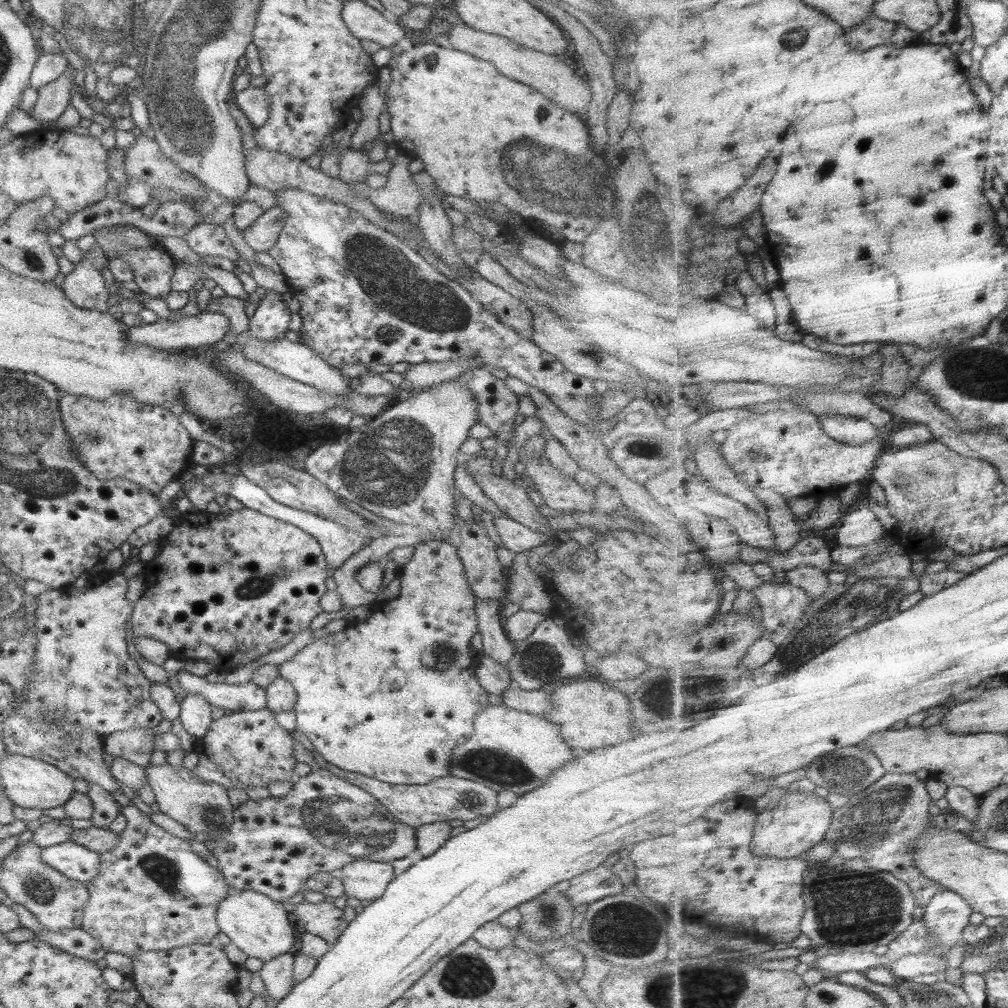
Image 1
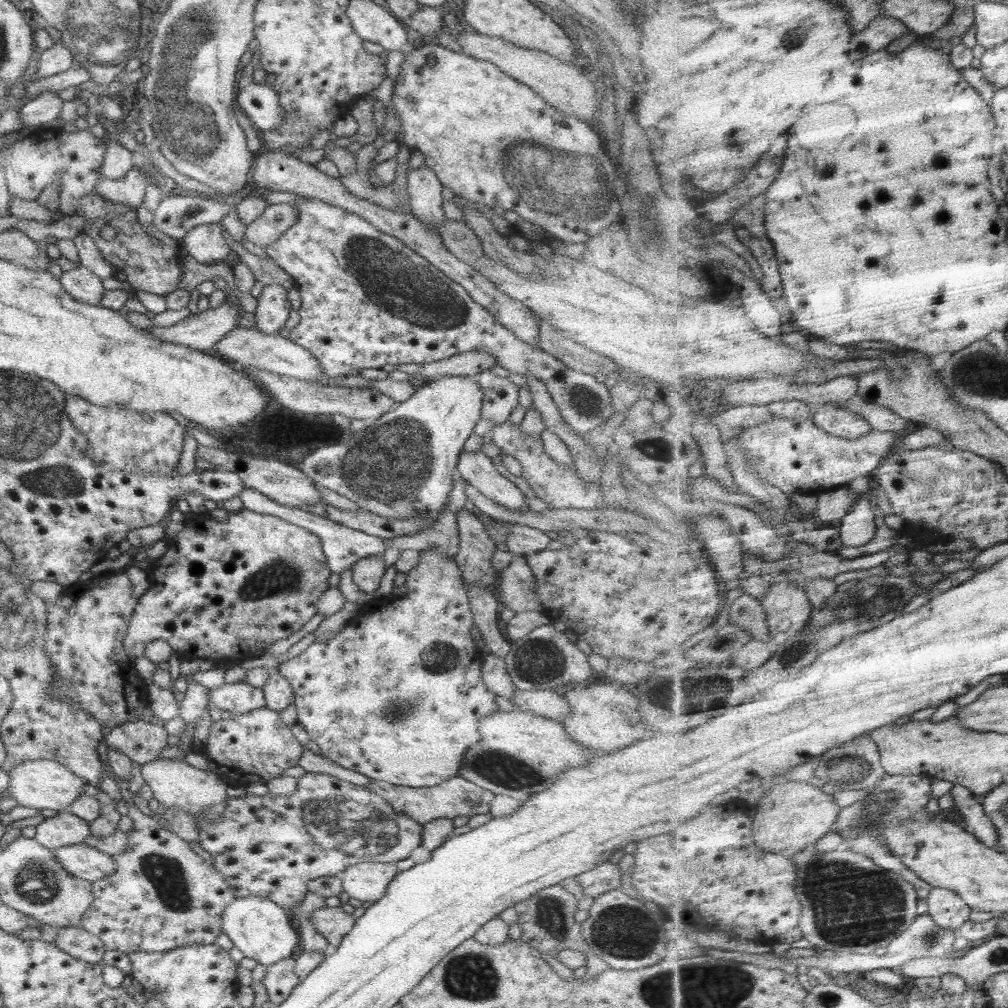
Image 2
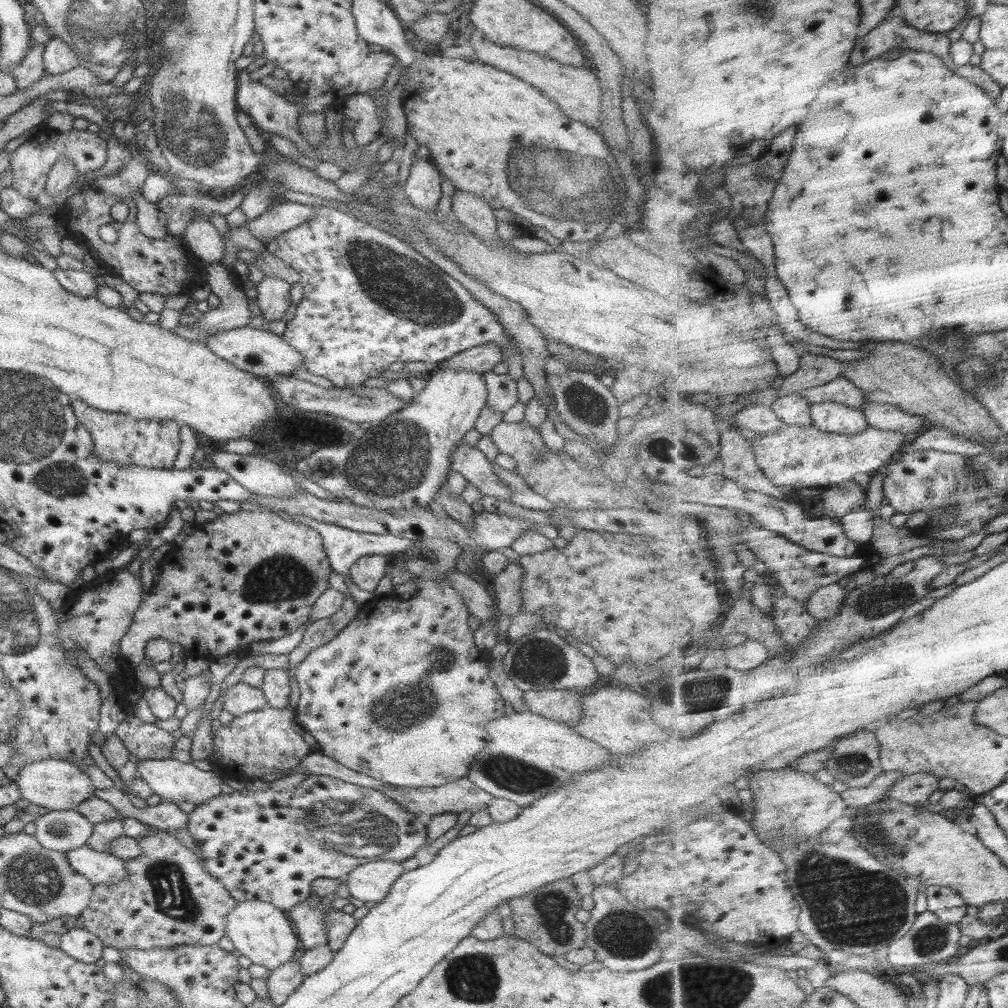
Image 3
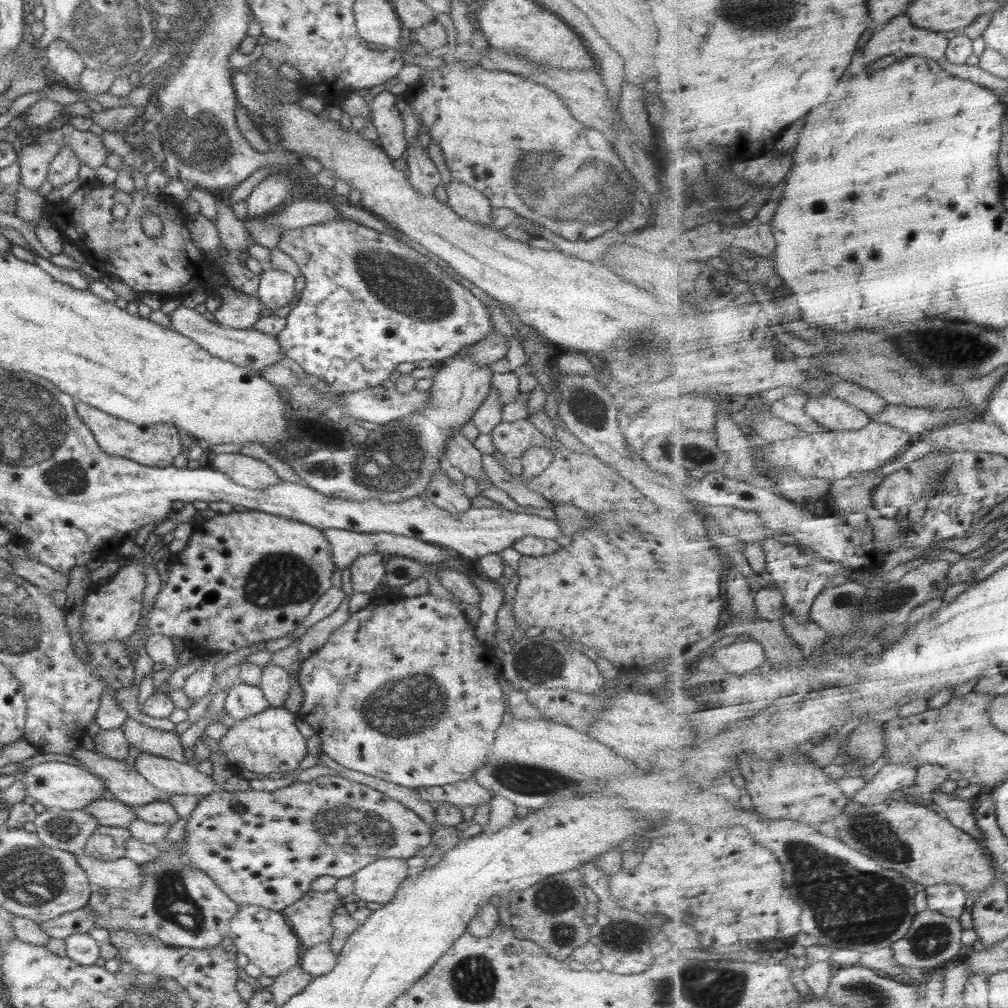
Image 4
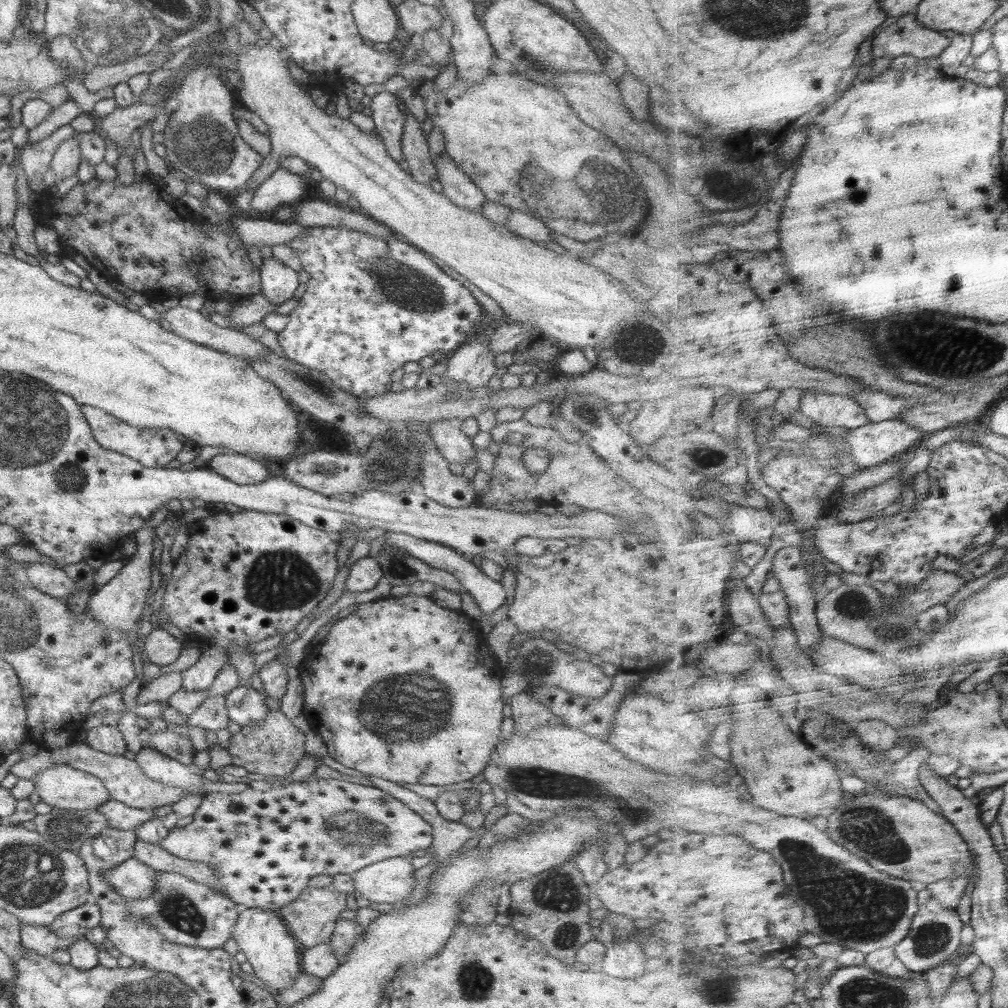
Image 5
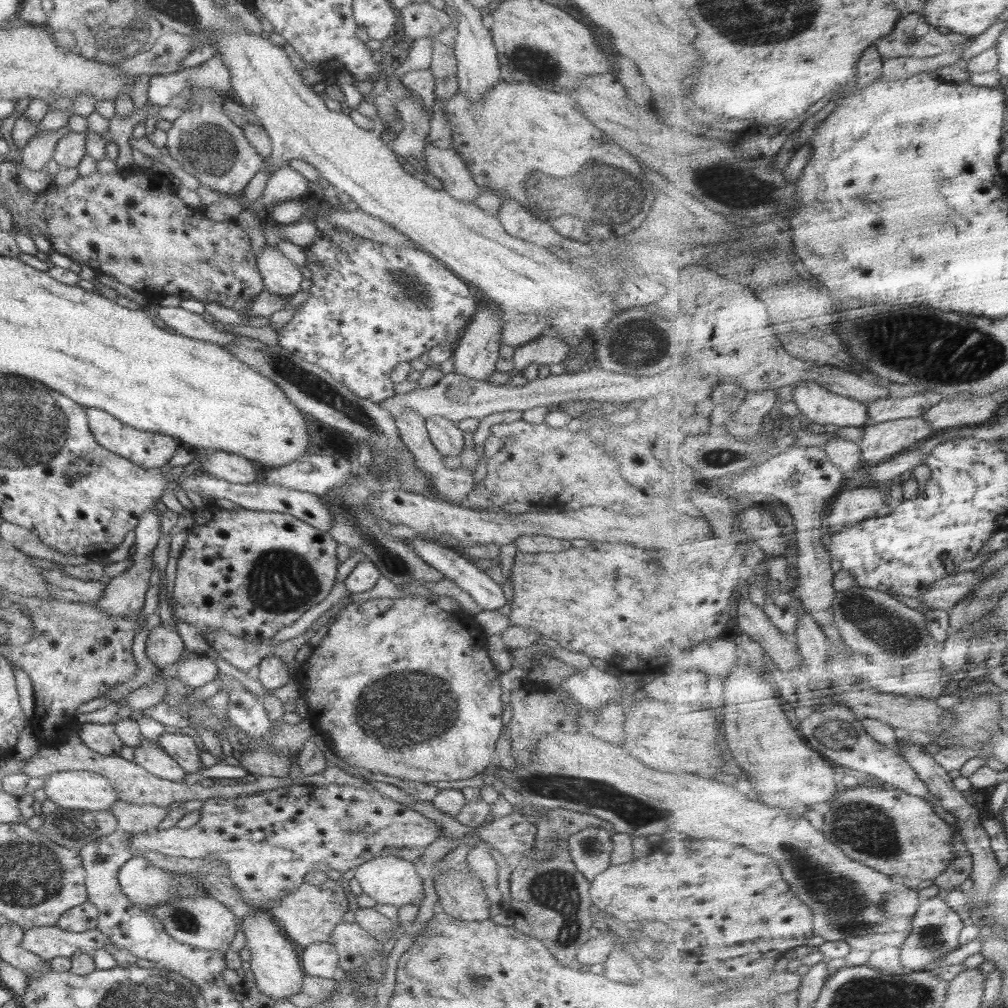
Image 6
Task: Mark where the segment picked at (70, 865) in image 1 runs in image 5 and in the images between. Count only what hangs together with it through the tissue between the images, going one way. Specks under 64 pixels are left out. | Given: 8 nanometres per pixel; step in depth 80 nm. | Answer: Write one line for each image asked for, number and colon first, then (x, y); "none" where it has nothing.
2: (83, 861)
3: (98, 868)
4: (122, 873)
5: (131, 879)

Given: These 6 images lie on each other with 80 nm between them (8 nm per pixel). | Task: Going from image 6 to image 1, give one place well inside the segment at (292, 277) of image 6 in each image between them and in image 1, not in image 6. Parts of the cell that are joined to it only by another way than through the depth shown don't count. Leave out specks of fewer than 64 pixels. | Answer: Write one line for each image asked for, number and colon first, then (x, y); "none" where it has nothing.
1: (270, 322)
2: (273, 310)
3: (273, 297)
4: (276, 289)
5: (278, 282)

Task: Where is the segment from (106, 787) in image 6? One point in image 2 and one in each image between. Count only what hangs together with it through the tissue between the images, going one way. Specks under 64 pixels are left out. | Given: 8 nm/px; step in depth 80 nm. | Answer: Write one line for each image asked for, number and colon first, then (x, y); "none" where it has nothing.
2: (42, 784)
3: (53, 784)
4: (57, 785)
5: (63, 787)

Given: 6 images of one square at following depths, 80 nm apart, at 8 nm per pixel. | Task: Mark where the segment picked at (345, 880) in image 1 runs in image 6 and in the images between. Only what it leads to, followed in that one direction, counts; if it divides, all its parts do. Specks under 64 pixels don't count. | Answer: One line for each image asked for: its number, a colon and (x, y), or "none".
2: (368, 880)
3: (370, 882)
4: (379, 882)
5: (391, 880)
6: (389, 880)

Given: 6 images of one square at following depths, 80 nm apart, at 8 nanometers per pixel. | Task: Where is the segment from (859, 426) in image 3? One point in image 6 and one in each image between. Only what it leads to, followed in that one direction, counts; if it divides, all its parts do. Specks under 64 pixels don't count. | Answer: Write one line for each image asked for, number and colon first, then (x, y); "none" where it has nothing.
4: (836, 414)
5: (830, 410)
6: (819, 404)

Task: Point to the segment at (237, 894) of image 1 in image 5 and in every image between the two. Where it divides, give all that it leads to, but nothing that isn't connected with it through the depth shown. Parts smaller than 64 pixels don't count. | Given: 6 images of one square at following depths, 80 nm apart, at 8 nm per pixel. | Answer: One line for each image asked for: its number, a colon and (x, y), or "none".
2: (262, 930)
3: (260, 931)
4: (265, 936)
5: (272, 951)

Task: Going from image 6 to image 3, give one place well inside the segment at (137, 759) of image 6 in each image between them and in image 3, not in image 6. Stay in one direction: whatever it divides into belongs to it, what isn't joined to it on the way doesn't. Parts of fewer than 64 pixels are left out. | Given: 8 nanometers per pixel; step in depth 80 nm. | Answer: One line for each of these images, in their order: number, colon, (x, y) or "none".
3: (173, 781)
4: (172, 777)
5: (168, 772)

